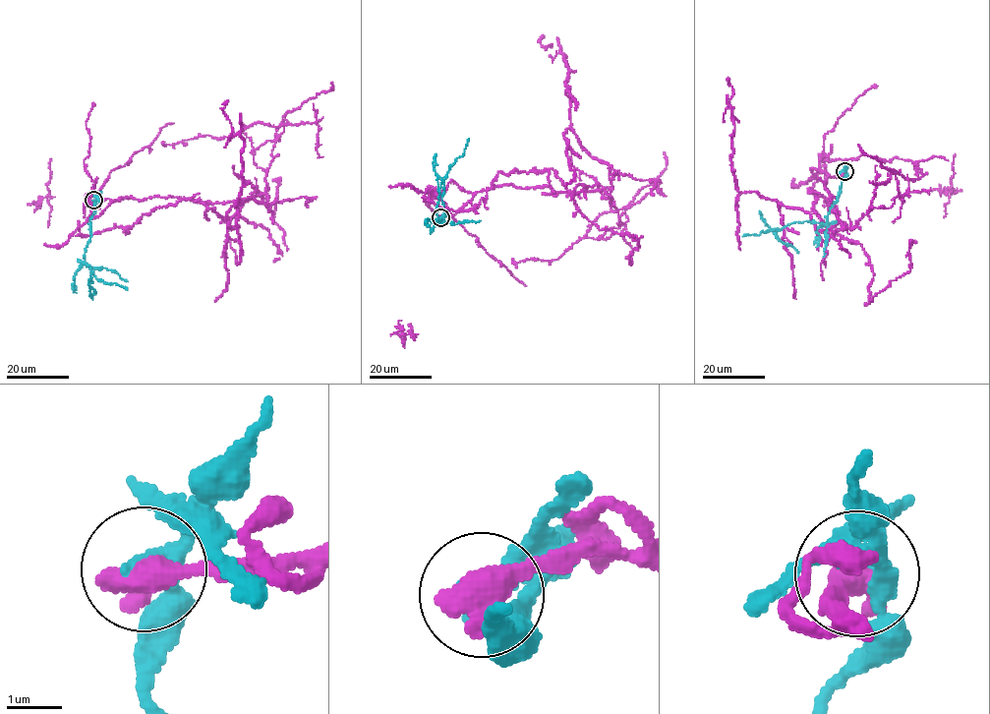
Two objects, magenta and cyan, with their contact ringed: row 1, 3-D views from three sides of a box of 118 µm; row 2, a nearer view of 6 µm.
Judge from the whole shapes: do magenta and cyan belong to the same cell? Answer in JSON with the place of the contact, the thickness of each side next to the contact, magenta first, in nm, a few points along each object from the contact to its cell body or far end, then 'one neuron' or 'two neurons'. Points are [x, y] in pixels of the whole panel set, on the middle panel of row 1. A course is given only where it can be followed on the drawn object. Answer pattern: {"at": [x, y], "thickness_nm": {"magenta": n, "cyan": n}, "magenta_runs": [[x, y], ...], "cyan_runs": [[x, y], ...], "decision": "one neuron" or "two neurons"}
{"at": [440, 217], "thickness_nm": {"magenta": 650, "cyan": 260}, "magenta_runs": [[440, 217], [473, 194], [427, 191], [469, 210], [498, 173], [553, 168], [600, 229], [642, 237], [632, 253]], "cyan_runs": [[440, 217], [439, 222], [436, 219], [436, 222], [438, 188], [449, 168], [463, 154], [469, 138]], "decision": "two neurons"}

